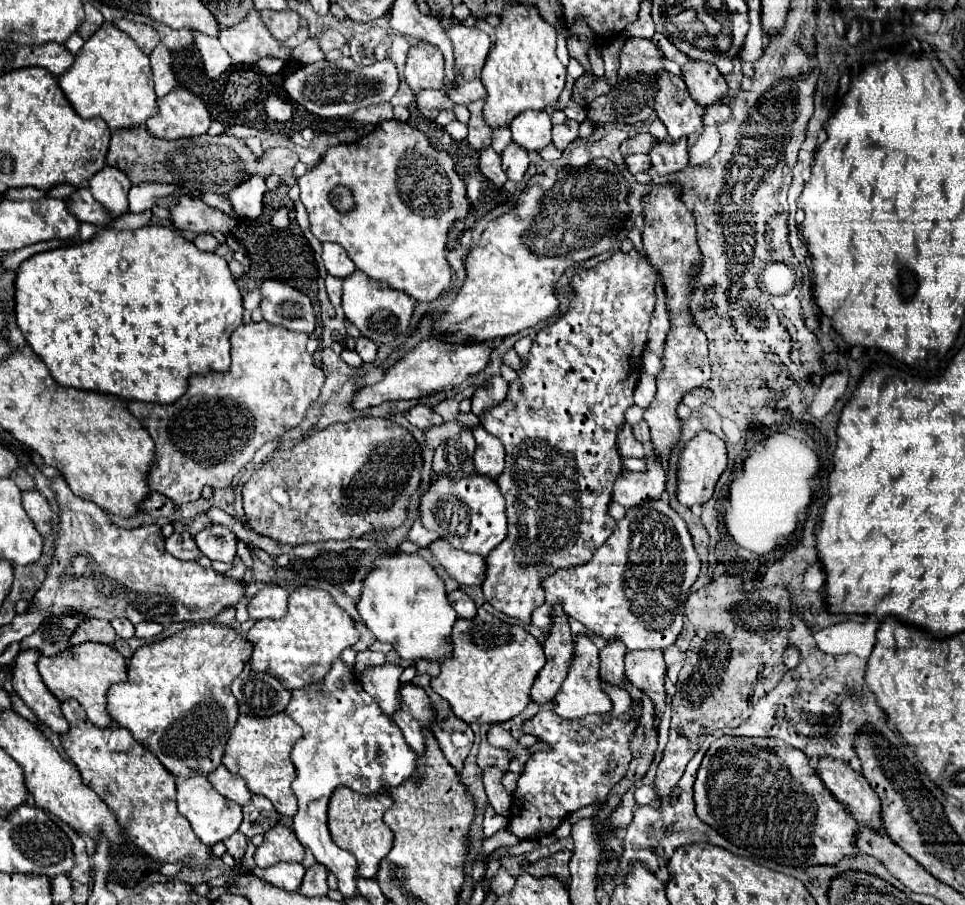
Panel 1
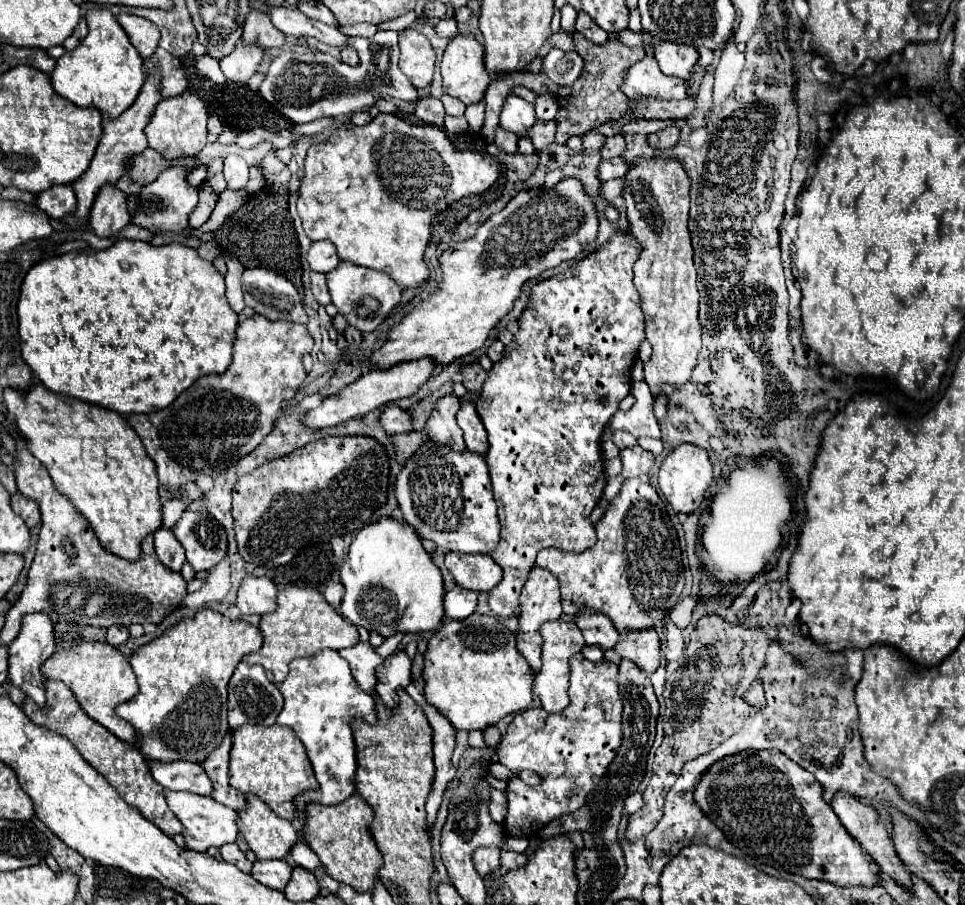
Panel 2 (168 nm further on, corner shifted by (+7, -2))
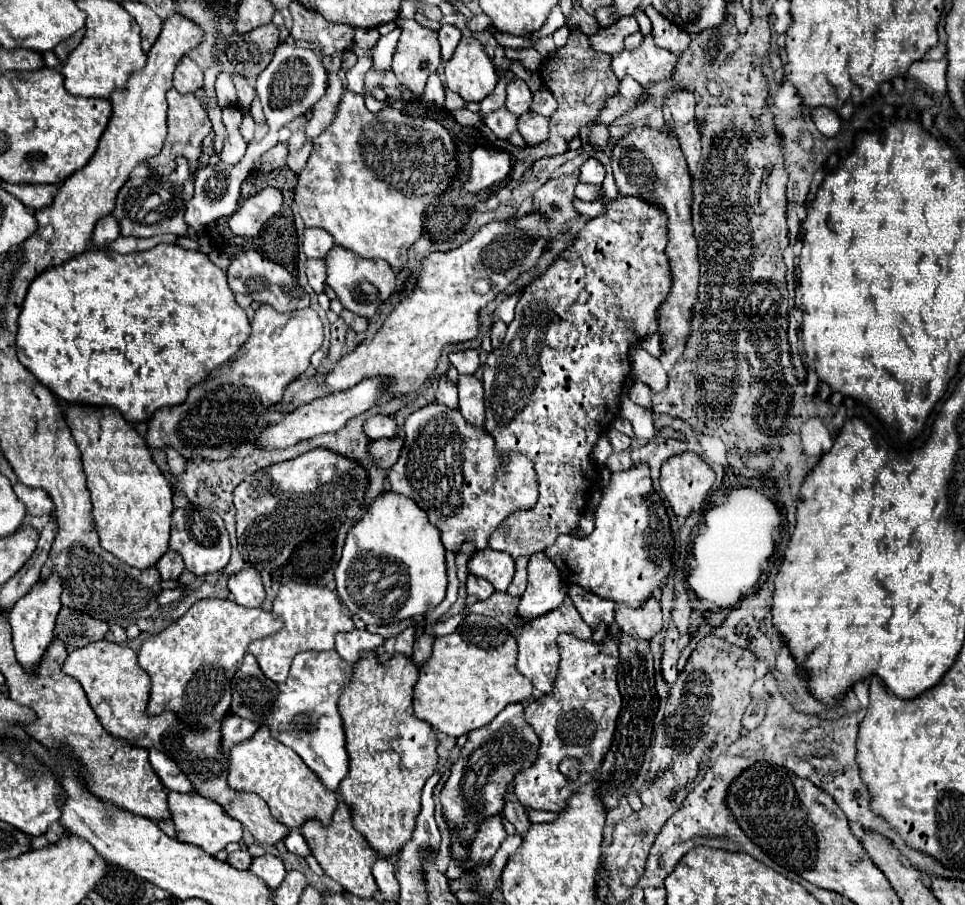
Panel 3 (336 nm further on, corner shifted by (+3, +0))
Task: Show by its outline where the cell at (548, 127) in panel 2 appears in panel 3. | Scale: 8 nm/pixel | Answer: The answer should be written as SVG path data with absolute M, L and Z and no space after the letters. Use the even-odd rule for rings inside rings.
M530 111L530 115L518 119L518 131L528 145L538 145L548 139L548 117Z

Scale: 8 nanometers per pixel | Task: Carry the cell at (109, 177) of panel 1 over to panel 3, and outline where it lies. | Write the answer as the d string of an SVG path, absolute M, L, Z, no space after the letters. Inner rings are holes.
M106 215L106 217L102 217L102 219L96 223L92 241L94 241L94 245L104 247L104 245L108 245L110 241L114 241L118 235L120 235L118 219L114 219L114 215Z

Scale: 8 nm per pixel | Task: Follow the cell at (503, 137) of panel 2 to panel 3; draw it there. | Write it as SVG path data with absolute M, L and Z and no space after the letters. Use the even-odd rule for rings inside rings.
M500 107L500 109L494 111L492 115L488 115L488 117L484 119L484 123L496 133L498 139L508 139L508 137L518 129L518 127L516 127L518 119L516 119L514 115L510 115L510 111L508 111L506 107Z

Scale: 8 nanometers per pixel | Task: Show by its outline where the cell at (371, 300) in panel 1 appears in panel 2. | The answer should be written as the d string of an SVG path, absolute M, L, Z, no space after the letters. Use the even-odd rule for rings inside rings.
M340 261L336 269L326 273L326 279L332 303L336 305L338 313L344 315L346 321L356 329L360 329L362 333L374 331L388 317L388 313L400 303L400 287L394 283L394 279L390 279L386 273L366 269L350 261Z

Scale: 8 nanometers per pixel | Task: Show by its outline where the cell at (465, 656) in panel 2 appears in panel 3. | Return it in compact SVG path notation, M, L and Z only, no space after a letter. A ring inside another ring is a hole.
M466 615L458 629L434 641L434 653L414 685L414 713L434 729L460 737L490 723L506 705L528 703L534 685L516 669L518 645L508 627L486 615Z

